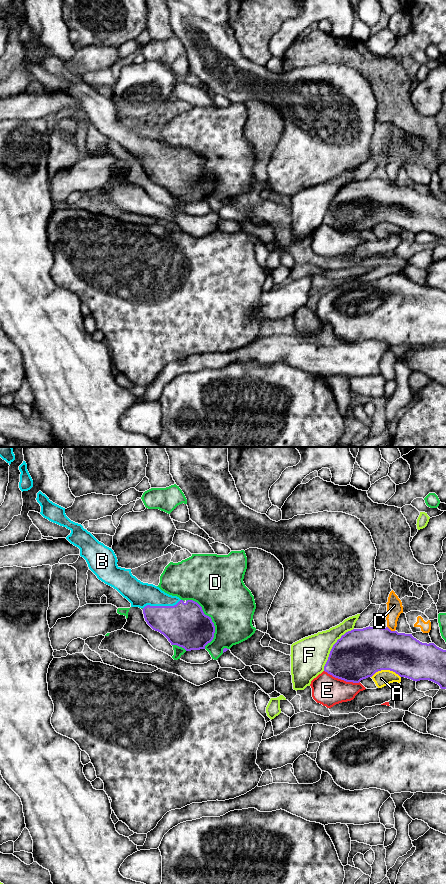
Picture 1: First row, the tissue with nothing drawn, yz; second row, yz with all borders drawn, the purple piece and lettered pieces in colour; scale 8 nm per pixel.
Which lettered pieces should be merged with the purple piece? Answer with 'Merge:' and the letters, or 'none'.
Merge: B

